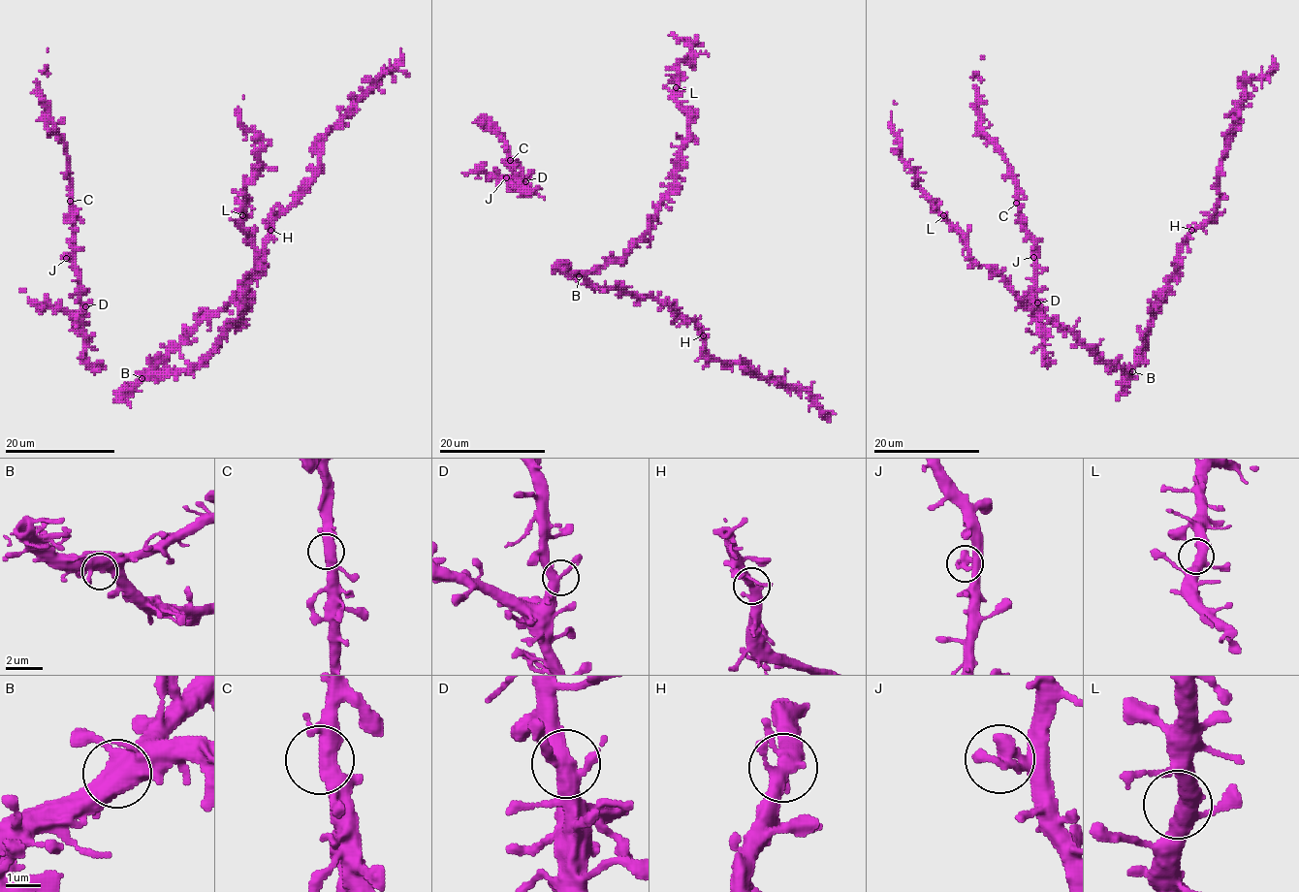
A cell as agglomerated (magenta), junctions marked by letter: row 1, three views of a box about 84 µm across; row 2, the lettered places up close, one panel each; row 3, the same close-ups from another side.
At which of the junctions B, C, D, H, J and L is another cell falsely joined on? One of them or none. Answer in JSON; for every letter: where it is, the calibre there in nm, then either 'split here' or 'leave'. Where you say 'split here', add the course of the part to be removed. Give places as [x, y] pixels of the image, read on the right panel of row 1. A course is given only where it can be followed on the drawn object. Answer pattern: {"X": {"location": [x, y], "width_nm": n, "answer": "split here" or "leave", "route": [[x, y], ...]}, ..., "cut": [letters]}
{"B": {"location": [1132, 371], "width_nm": 440, "answer": "leave"}, "C": {"location": [1016, 203], "width_nm": 400, "answer": "leave"}, "D": {"location": [1037, 302], "width_nm": 400, "answer": "leave"}, "H": {"location": [1191, 230], "width_nm": 360, "answer": "leave"}, "J": {"location": [1033, 257], "width_nm": 360, "answer": "leave"}, "L": {"location": [943, 215], "width_nm": 380, "answer": "leave"}, "cut": []}

